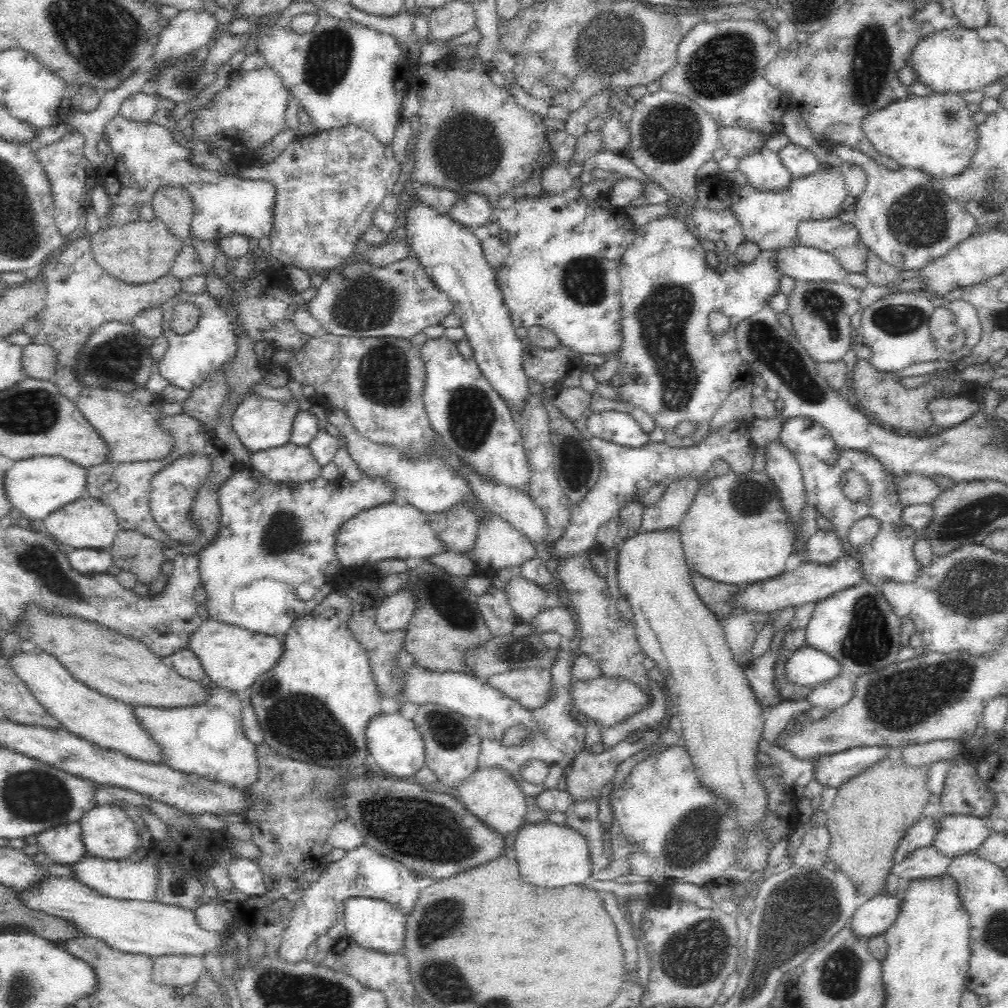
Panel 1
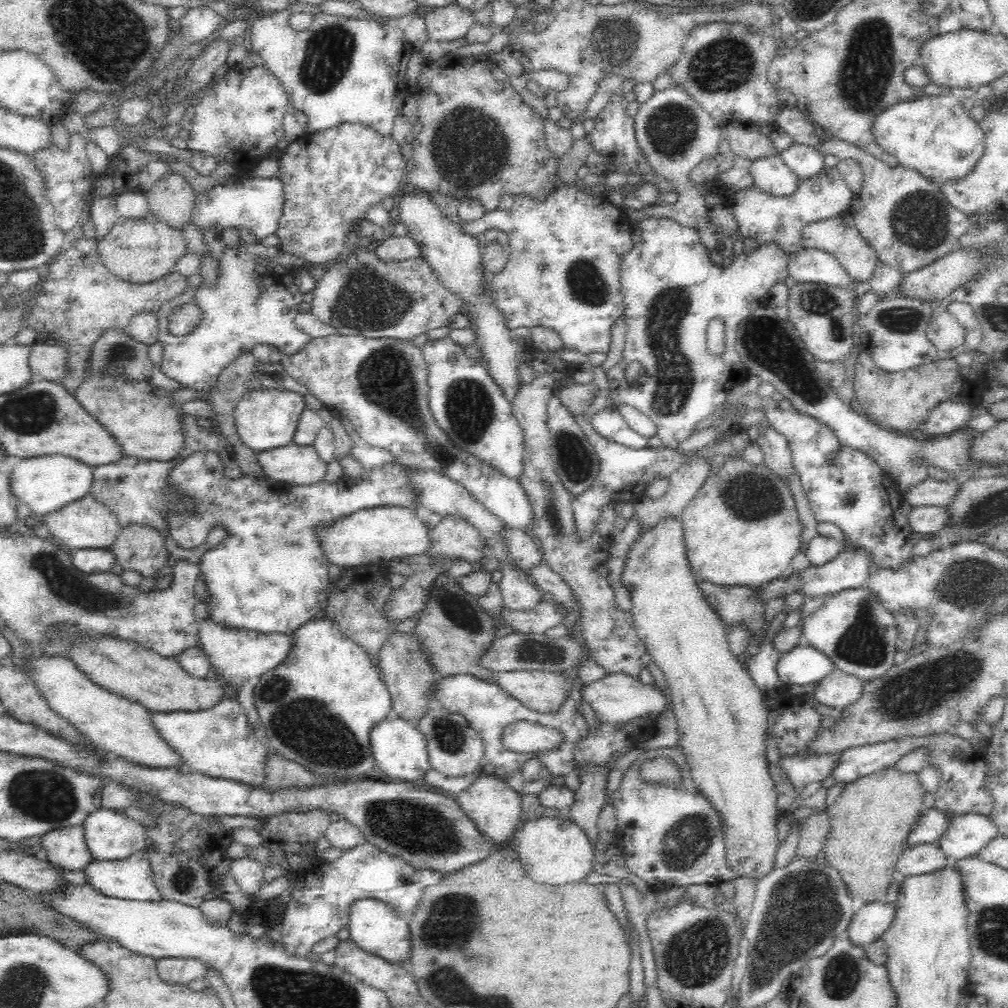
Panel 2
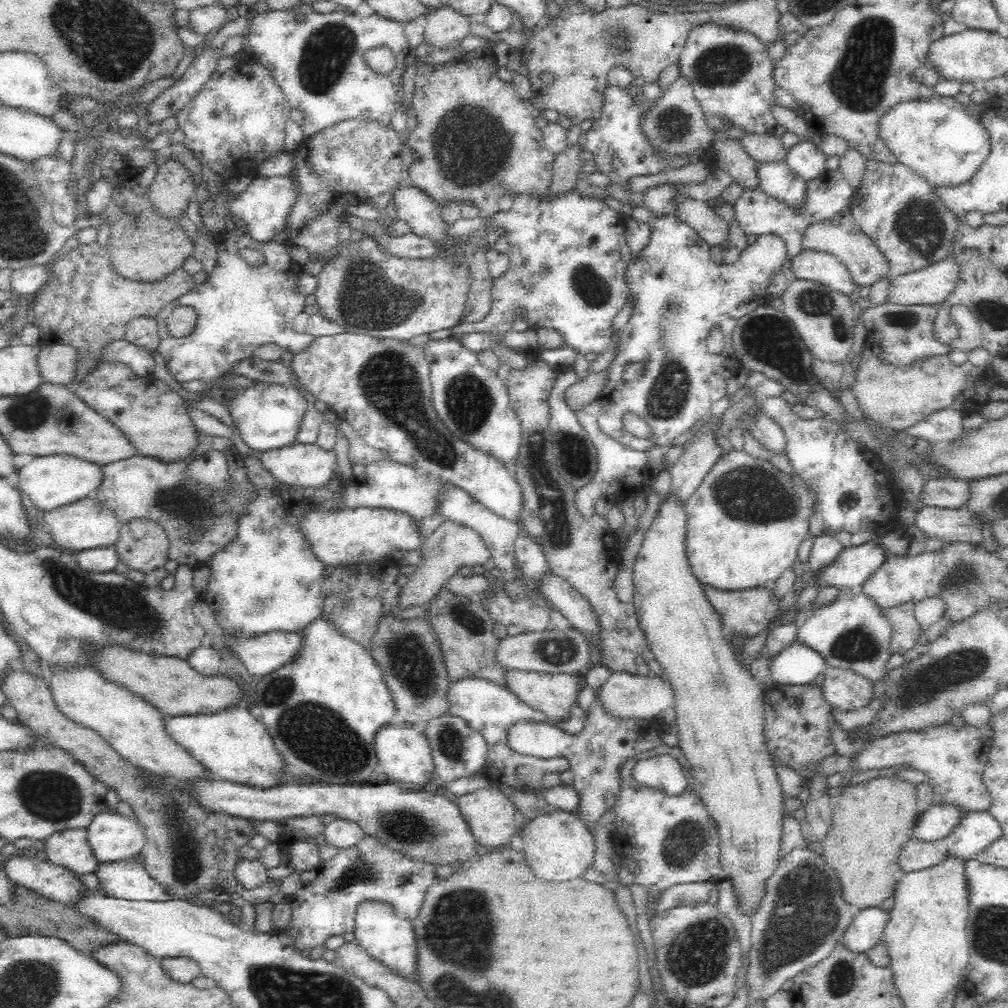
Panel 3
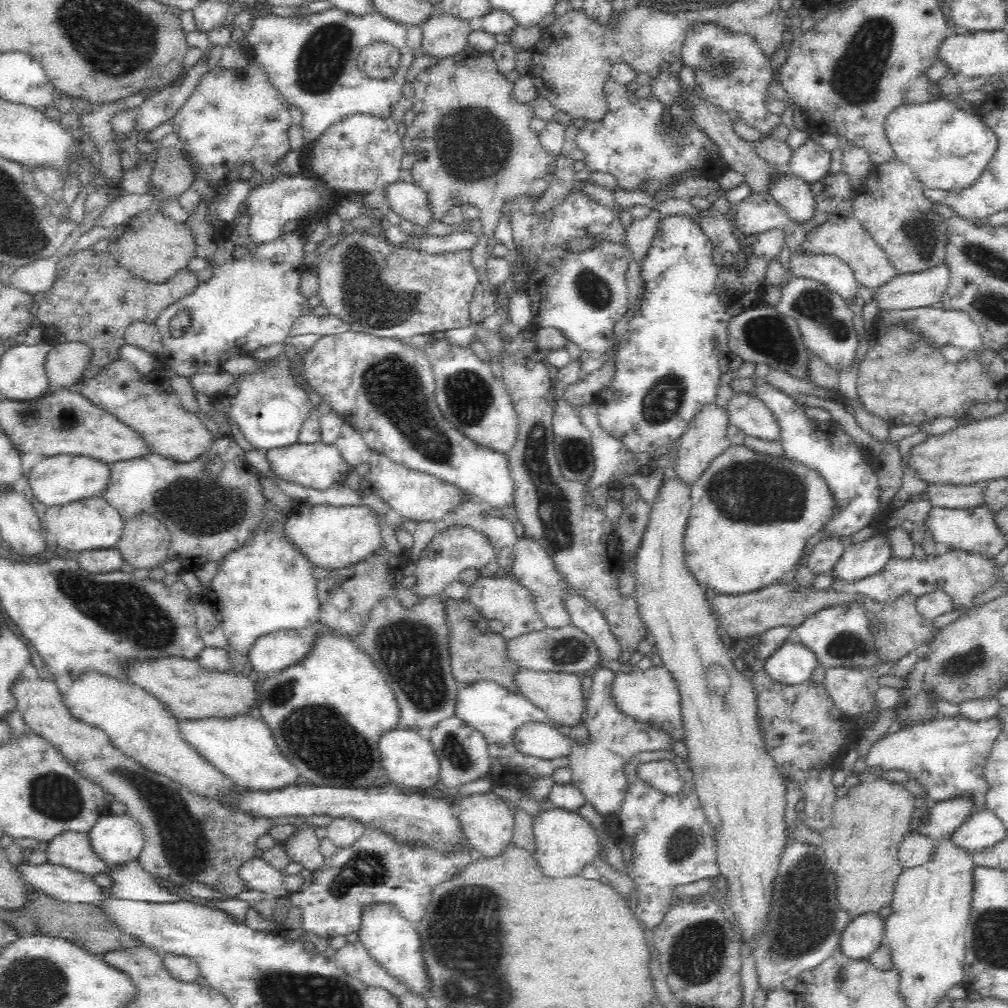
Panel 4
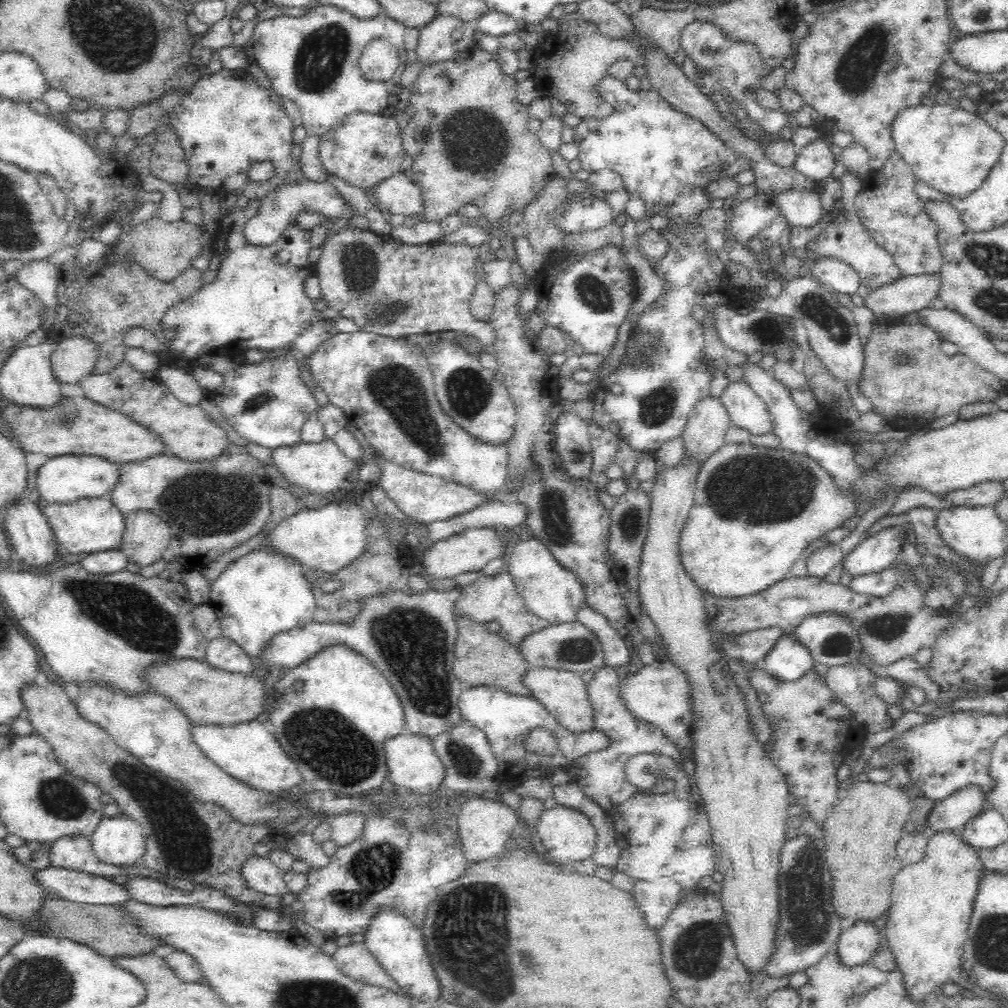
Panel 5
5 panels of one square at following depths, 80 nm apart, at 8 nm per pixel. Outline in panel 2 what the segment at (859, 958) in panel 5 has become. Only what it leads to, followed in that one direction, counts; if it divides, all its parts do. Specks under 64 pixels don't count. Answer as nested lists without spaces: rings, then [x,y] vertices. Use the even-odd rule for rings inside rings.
[[[872,902],[860,907],[853,914],[847,936],[854,946],[865,948],[871,942],[881,938],[890,928],[895,915],[895,905],[890,902]]]

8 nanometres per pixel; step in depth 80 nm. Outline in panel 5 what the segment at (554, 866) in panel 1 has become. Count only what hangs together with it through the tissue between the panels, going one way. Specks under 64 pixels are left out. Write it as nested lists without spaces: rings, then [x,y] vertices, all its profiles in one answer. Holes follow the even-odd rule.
[[[558,805],[556,808],[547,808],[538,822],[537,835],[542,845],[545,846],[546,859],[559,860],[571,867],[574,862],[582,861],[591,856],[594,852],[598,831],[594,828],[593,822],[574,807]]]

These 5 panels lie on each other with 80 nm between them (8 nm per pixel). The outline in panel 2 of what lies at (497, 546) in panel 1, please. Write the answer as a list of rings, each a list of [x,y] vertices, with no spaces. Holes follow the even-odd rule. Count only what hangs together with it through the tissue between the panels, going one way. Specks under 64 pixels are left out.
[[[522,529],[506,530],[506,541],[510,547],[510,555],[514,565],[529,574],[529,571],[545,562],[540,554],[536,539]]]

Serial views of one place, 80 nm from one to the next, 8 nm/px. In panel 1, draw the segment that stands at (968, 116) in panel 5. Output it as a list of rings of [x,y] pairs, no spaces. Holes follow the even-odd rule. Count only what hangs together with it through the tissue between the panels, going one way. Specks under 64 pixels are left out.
[[[946,91],[932,92],[927,96],[912,95],[878,110],[877,113],[866,116],[862,122],[868,139],[882,155],[892,158],[900,167],[911,167],[920,170],[923,174],[938,180],[960,175],[969,168],[971,159],[979,148],[978,124],[972,119],[973,110],[958,93]]]

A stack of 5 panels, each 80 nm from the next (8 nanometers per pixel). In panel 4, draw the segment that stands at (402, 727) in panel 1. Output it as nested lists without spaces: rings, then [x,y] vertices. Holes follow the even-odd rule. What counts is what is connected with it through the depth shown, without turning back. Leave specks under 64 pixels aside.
[[[398,729],[388,732],[380,738],[379,750],[387,778],[394,784],[402,784],[408,788],[432,788],[440,782],[440,762],[432,749],[428,737],[416,730]]]

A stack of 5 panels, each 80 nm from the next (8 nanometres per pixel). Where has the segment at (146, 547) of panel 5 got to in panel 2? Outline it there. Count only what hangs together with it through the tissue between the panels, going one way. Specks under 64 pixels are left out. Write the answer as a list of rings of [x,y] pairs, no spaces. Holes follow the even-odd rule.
[[[140,523],[121,527],[116,542],[109,547],[123,569],[150,577],[166,566],[169,553],[160,529]]]

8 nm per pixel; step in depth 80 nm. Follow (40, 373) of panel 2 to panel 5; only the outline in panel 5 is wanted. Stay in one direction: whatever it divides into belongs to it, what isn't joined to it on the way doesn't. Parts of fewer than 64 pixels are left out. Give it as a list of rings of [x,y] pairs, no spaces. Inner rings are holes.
[[[84,336],[62,339],[51,356],[54,374],[66,384],[78,384],[95,372],[100,345]]]

